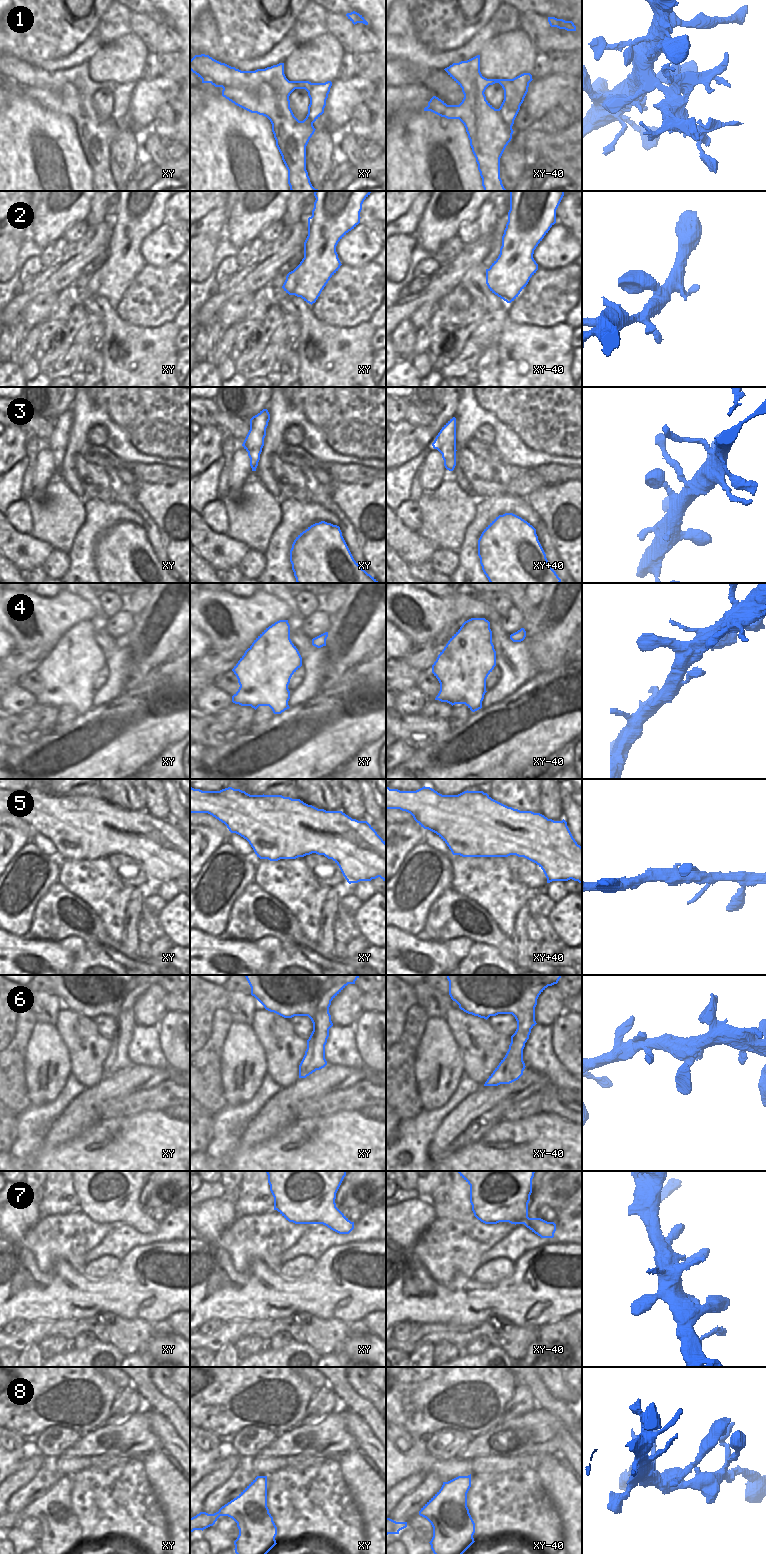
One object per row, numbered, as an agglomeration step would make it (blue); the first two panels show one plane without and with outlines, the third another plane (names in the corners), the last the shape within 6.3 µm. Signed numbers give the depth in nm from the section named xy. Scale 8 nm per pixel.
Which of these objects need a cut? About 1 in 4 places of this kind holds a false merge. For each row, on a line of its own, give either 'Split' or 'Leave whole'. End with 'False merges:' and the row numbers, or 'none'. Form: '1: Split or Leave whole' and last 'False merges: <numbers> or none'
1: Split
2: Leave whole
3: Leave whole
4: Leave whole
5: Leave whole
6: Leave whole
7: Leave whole
8: Leave whole
False merges: 1.

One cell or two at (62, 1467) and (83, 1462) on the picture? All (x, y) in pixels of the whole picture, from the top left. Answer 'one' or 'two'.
one

